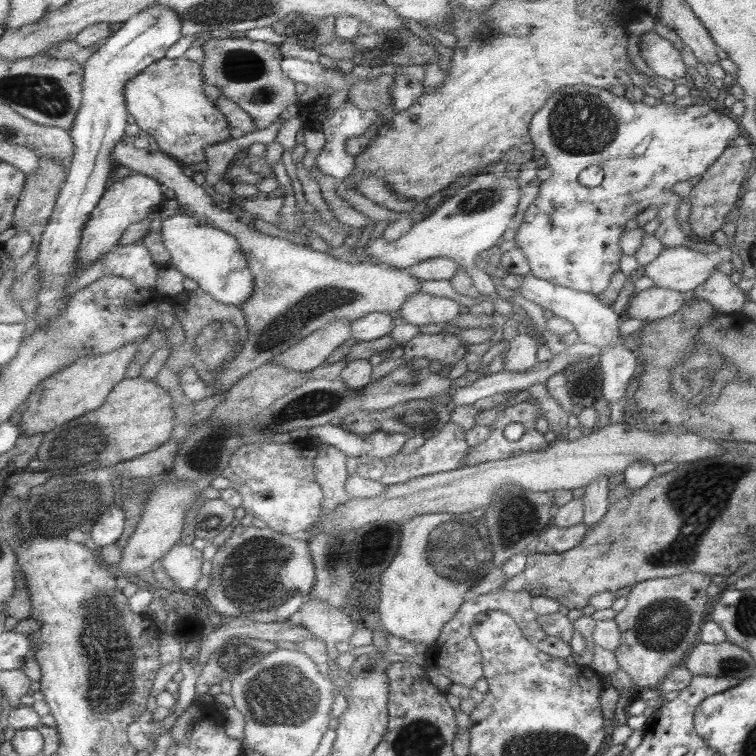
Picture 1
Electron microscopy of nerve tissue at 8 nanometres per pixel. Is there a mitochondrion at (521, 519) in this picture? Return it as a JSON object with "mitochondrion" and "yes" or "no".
{"mitochondrion":"yes"}

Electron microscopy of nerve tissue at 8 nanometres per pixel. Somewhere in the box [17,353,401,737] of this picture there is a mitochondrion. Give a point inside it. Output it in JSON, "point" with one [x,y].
{"point":[110,675]}

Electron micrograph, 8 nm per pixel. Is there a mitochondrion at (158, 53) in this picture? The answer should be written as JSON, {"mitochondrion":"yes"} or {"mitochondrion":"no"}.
{"mitochondrion":"no"}

